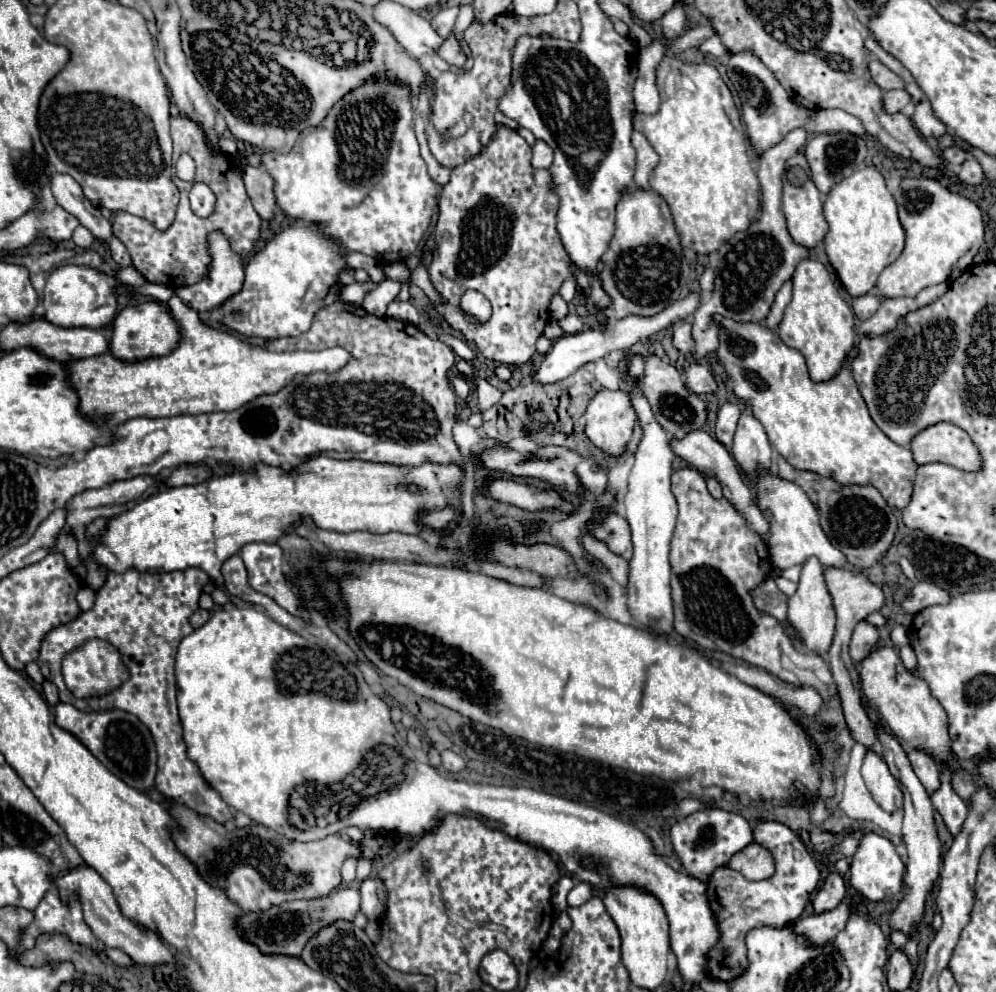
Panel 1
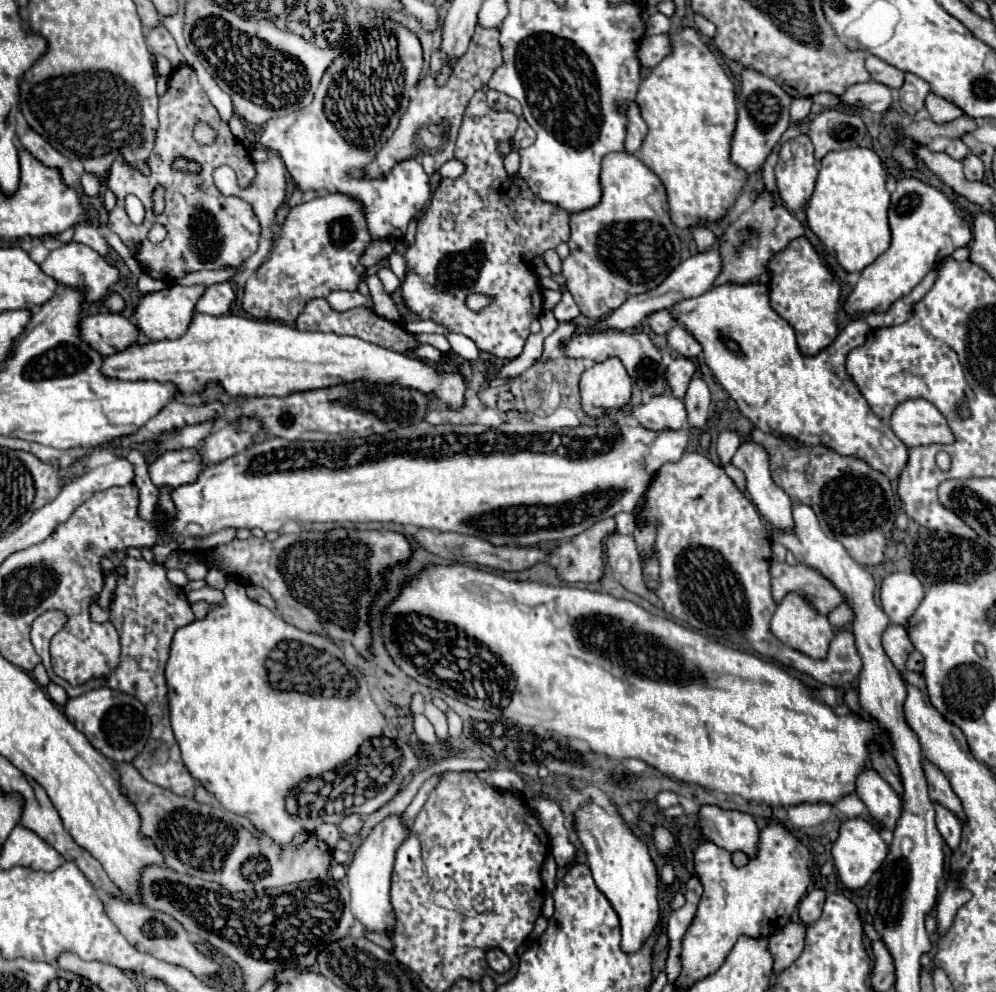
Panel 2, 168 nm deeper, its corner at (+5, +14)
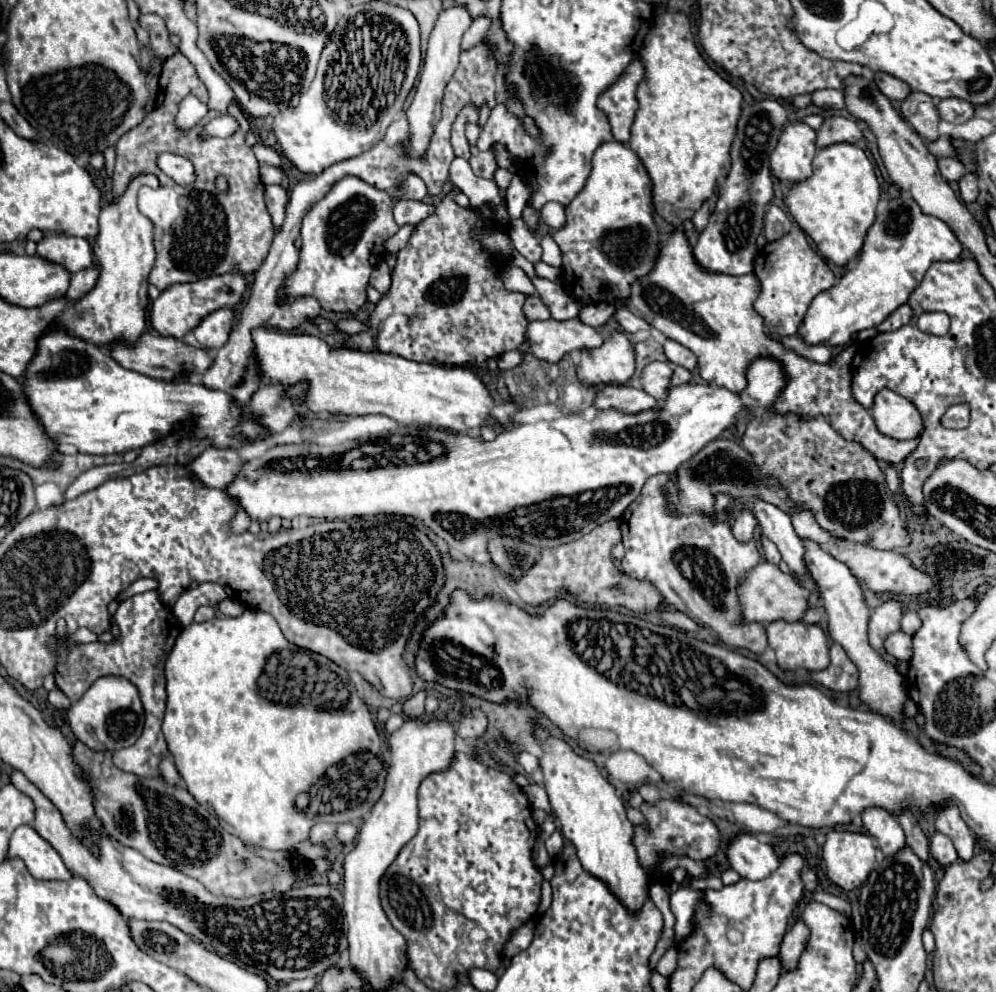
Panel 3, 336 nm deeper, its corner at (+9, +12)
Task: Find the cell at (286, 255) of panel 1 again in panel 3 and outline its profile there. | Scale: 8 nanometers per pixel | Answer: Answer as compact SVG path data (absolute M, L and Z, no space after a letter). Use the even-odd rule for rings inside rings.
M355 176L339 180L303 218L299 264L295 272L285 276L277 290L279 302L285 304L299 296L313 296L323 310L343 314L359 310L367 300L365 290L371 270L383 258L383 242L397 230L393 202L387 192L377 190Z

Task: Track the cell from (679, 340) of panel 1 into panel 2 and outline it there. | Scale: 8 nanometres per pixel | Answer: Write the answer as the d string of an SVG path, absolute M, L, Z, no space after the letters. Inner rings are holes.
M657 310L647 316L647 324L655 334L665 334L675 324L675 320L671 320L669 310Z

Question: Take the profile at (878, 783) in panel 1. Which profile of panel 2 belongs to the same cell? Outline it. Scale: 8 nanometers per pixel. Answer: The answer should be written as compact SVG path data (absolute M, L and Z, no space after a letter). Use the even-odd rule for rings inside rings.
M869 768L857 778L857 796L867 806L873 820L887 830L895 830L895 824L901 816L901 800L893 792L893 788L873 770Z

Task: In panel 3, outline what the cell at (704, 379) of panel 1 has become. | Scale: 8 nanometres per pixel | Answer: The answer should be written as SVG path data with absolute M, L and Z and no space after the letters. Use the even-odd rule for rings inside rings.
M651 362L649 366L645 366L645 370L641 374L643 390L647 394L651 394L653 398L657 398L657 400L665 400L667 390L671 388L671 376L673 376L671 364Z

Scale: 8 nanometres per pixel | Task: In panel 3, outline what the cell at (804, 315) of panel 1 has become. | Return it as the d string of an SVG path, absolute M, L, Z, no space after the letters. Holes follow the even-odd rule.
M793 228L775 242L767 242L755 258L755 276L761 282L761 294L753 308L763 316L769 332L779 336L797 336L811 300L835 284L835 276L827 262L813 250L805 232Z

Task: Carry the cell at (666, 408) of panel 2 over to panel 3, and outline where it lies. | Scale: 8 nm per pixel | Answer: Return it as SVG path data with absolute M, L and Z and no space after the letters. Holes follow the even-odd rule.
M603 386L597 392L595 406L599 410L623 410L623 414L639 414L643 410L659 410L659 402L645 390L631 386Z

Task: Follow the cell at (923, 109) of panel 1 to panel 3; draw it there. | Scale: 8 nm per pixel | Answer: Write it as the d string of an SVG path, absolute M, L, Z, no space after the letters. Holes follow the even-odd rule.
M945 98L937 104L937 112L943 120L947 122L953 122L953 124L961 124L965 120L969 120L973 116L973 106L965 100L959 100L959 98Z

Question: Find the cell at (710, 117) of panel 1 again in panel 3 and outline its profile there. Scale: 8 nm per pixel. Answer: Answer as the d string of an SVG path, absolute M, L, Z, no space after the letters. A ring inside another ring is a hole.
M663 8L657 12L655 24L645 36L641 60L645 64L645 78L637 88L639 110L635 116L635 124L631 128L629 148L641 158L643 166L647 168L653 180L655 212L665 222L677 228L683 222L691 220L691 216L701 208L701 204L709 196L713 196L717 180L729 174L729 148L735 136L743 96L703 60L695 46L689 18L681 12L663 12Z

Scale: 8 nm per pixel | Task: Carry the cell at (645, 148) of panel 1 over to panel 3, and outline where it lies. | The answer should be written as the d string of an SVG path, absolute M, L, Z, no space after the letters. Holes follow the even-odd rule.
M635 58L625 68L619 82L613 84L609 90L605 90L597 100L597 106L601 112L605 112L617 142L627 144L631 140L631 126L637 112L635 88L643 78L645 78L645 66L639 58Z

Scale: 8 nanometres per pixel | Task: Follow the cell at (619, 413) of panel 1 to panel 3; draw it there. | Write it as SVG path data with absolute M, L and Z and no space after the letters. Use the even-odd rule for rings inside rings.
M615 332L601 348L583 350L577 378L585 386L627 384L635 372L635 352L625 334Z

